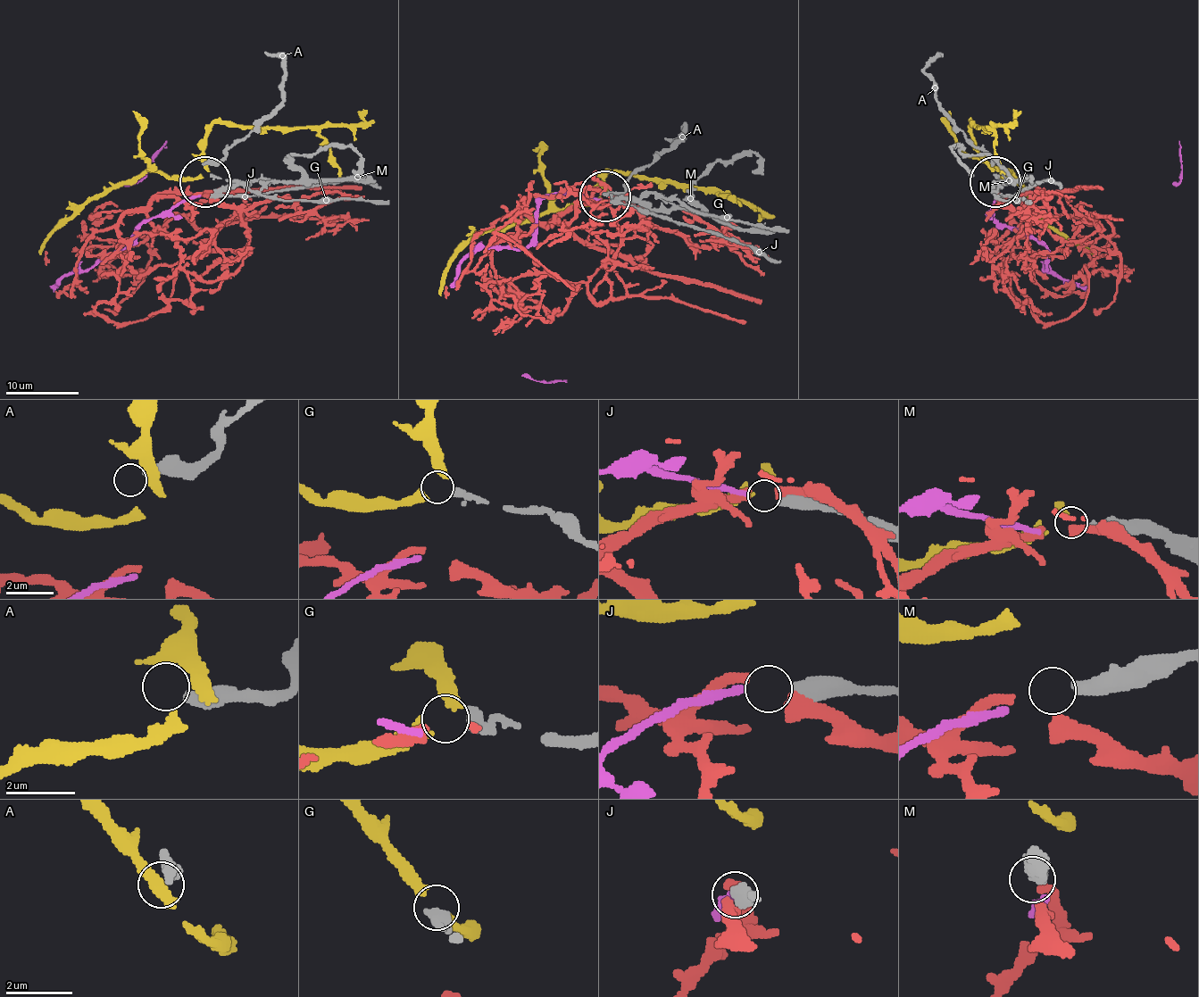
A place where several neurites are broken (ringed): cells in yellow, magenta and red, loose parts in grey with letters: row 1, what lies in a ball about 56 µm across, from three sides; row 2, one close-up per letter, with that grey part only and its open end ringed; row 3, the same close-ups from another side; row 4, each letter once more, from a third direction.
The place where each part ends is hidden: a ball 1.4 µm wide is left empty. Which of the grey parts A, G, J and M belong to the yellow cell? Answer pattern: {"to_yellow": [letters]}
{"to_yellow": []}

